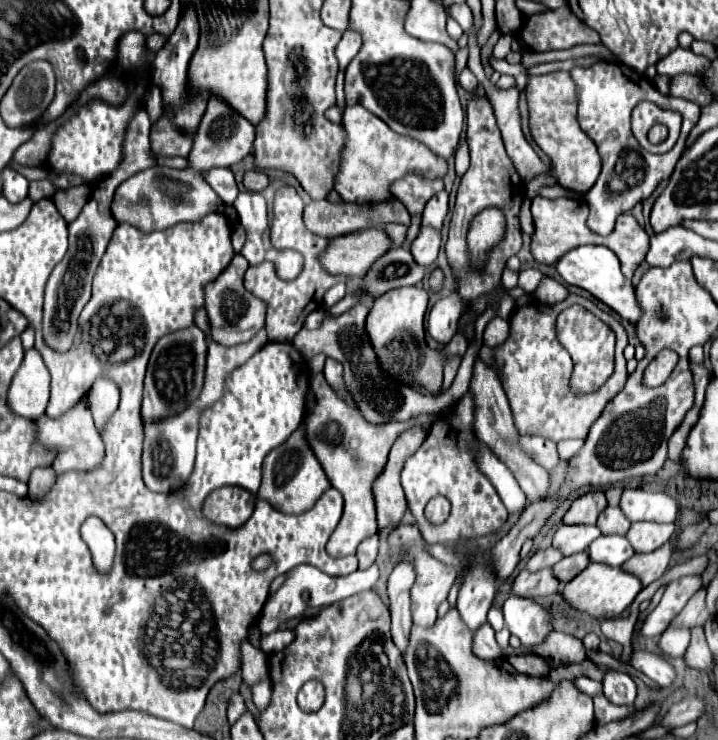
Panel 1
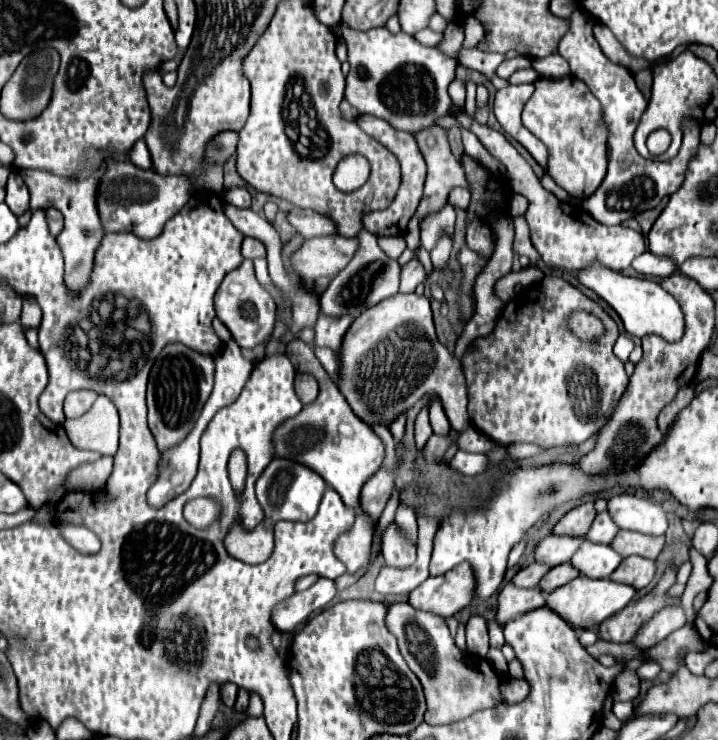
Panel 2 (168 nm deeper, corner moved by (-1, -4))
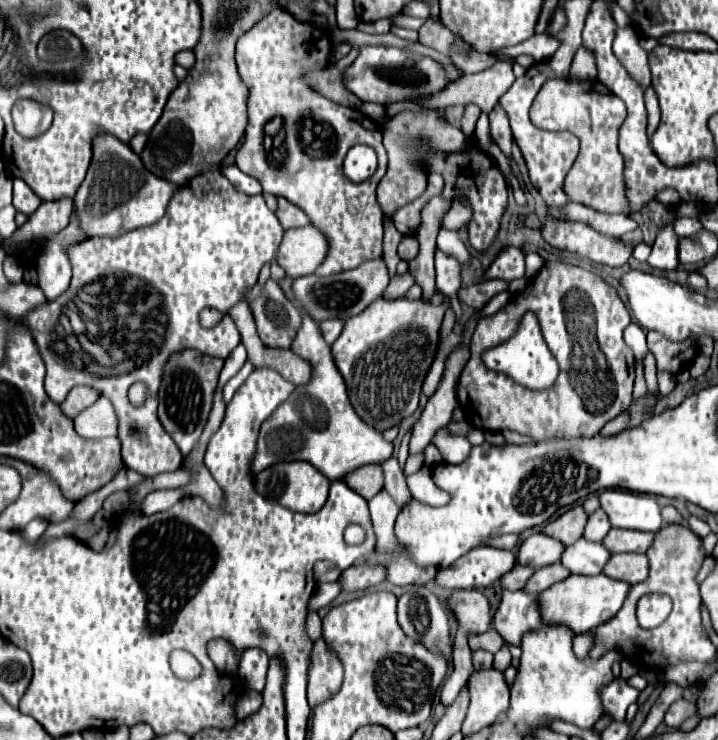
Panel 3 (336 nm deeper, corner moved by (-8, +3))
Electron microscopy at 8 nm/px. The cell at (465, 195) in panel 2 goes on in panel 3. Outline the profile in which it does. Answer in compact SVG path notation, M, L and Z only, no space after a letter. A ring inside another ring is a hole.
M455 202L453 208L443 216L443 228L445 230L459 230L467 220L471 218L471 208L467 204Z

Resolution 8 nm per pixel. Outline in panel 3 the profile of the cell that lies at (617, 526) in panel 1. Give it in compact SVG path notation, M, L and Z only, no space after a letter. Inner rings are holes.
M595 510L593 514L589 514L587 518L587 524L585 524L585 532L583 532L583 538L585 540L595 540L595 542L601 542L603 536L609 532L611 524L609 524L609 518L603 510Z

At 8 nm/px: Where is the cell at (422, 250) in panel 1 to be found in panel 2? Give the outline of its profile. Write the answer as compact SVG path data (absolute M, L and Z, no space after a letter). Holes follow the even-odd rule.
M414 257L402 267L402 283L400 283L400 293L412 293L420 283L426 281L426 269L424 265Z

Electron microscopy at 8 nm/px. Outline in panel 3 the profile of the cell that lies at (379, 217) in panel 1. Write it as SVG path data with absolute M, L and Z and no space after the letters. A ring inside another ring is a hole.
M277 198L277 210L275 210L275 216L277 216L279 224L283 224L283 230L311 224L309 218L307 218L299 208L295 208L291 202L287 202L285 198Z

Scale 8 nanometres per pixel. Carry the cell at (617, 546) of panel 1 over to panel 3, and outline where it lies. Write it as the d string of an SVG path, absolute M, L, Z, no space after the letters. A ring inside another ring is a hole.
M579 538L575 544L567 546L561 556L561 564L571 572L579 576L595 576L603 570L605 562L609 560L609 552L601 542L589 542L585 538Z

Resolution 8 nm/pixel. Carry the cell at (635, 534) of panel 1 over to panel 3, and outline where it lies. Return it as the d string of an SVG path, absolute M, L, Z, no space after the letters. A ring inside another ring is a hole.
M611 528L607 536L601 540L601 544L609 552L647 552L647 548L653 544L653 538L655 534L651 532Z

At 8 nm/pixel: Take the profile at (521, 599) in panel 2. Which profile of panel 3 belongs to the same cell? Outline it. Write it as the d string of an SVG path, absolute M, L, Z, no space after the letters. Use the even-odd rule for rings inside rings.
M503 592L501 606L495 612L497 632L513 646L521 646L521 638L535 628L541 628L541 614L535 594Z

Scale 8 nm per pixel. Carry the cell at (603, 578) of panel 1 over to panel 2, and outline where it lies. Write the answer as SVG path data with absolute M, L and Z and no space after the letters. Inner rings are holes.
M580 575L574 581L566 583L564 587L552 591L548 595L546 605L552 611L556 611L564 621L568 621L572 627L590 629L590 627L600 625L610 615L622 611L622 607L626 607L632 601L634 595L636 595L636 589L632 585L616 583L616 581L610 581L610 579L590 579L586 575Z

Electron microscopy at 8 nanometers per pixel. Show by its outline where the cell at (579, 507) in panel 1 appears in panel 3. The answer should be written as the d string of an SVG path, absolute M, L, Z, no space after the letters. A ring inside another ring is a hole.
M575 506L575 508L567 510L563 516L559 516L557 520L543 526L541 532L545 536L551 536L551 538L563 542L565 546L569 546L569 544L577 542L583 536L585 522L587 522L587 514L583 512L581 506Z

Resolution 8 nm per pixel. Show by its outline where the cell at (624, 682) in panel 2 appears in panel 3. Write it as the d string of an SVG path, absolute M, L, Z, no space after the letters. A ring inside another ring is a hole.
M623 678L613 680L603 688L603 712L609 714L613 720L625 720L625 710L629 704L633 704L639 696L639 690L631 688Z

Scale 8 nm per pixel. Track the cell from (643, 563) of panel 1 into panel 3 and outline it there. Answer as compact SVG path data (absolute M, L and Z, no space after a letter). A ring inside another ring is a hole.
M611 554L611 560L605 564L603 574L613 580L637 584L649 574L649 560L645 554Z

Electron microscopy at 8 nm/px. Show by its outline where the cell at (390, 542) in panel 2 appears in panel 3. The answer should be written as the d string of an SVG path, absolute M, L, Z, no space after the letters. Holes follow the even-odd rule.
M391 456L389 460L385 460L381 464L383 468L383 476L385 476L385 490L391 492L391 496L395 496L395 500L399 502L399 506L407 506L411 500L411 492L405 484L405 474L397 462L395 456Z

